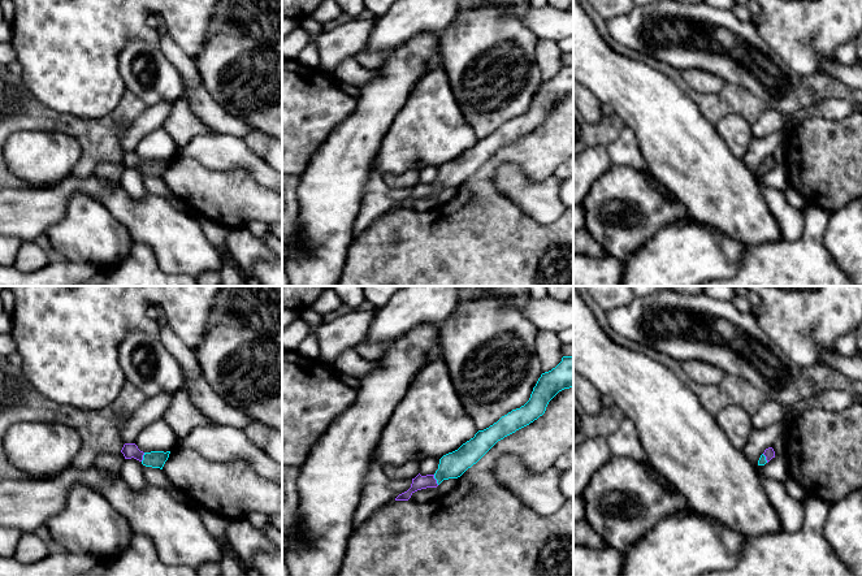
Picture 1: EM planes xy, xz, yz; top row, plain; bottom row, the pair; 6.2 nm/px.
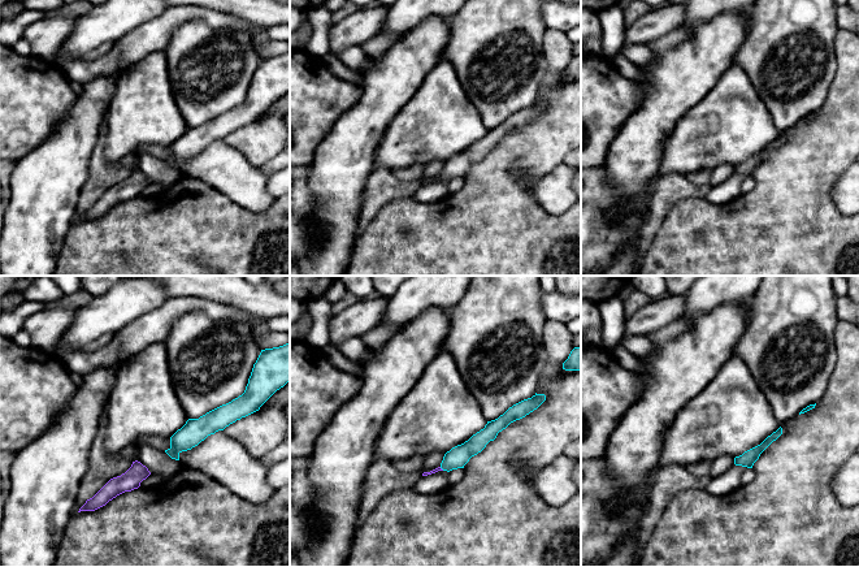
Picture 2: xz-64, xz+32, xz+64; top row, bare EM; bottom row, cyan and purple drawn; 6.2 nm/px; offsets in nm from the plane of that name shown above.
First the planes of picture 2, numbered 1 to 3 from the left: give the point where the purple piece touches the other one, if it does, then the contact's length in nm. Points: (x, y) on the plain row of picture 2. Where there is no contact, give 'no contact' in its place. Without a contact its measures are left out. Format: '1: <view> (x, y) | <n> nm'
1: no contact
2: xz+32 (442, 177) | 40 nm
3: no contact

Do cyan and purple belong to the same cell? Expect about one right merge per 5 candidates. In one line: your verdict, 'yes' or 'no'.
yes

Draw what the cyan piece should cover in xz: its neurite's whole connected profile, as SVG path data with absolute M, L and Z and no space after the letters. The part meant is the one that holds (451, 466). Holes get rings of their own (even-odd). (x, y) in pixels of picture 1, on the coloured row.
M573 355L563 356L555 368L541 374L529 400L524 406L502 416L489 428L478 430L473 438L463 443L458 450L443 455L434 475L421 476L419 473L412 478L411 488L399 494L395 501L408 501L417 490L437 488L443 480L460 477L498 441L542 416L549 402L559 391L569 387L573 387Z

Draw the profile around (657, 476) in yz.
M644 462L644 464L649 469L649 473L650 473L651 478L654 478L655 481L658 481L662 486L667 488L668 490L675 490L675 488L659 472L657 472L649 464L649 462Z

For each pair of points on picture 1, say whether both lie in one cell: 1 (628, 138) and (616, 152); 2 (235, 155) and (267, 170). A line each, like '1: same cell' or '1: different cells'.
1: same cell
2: same cell

